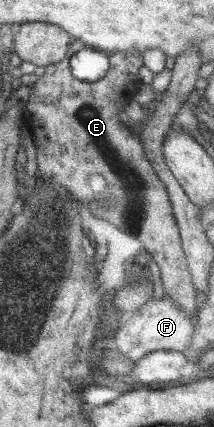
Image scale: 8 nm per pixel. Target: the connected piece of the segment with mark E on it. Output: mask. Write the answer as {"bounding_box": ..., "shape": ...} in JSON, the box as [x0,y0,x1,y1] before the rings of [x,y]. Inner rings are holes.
{"bounding_box":[26,39,198,316],"shape":[[[77,39],[71,44],[68,56],[59,63],[50,65],[45,73],[32,85],[33,91],[26,103],[26,126],[38,149],[38,169],[53,183],[71,191],[79,200],[90,204],[90,211],[98,219],[103,219],[117,227],[120,231],[132,234],[143,244],[143,248],[151,252],[153,261],[160,271],[163,290],[168,300],[174,300],[178,309],[182,309],[188,316],[198,312],[196,308],[195,286],[189,273],[185,253],[182,249],[180,230],[177,220],[173,216],[172,202],[168,202],[165,184],[156,178],[156,170],[150,168],[142,152],[142,141],[139,135],[133,132],[128,123],[120,120],[120,112],[134,100],[134,94],[140,90],[142,80],[138,72],[142,68],[142,53],[138,50],[109,52],[111,69],[98,82],[84,82],[74,76],[71,69],[71,56],[86,48],[88,45]]]}

